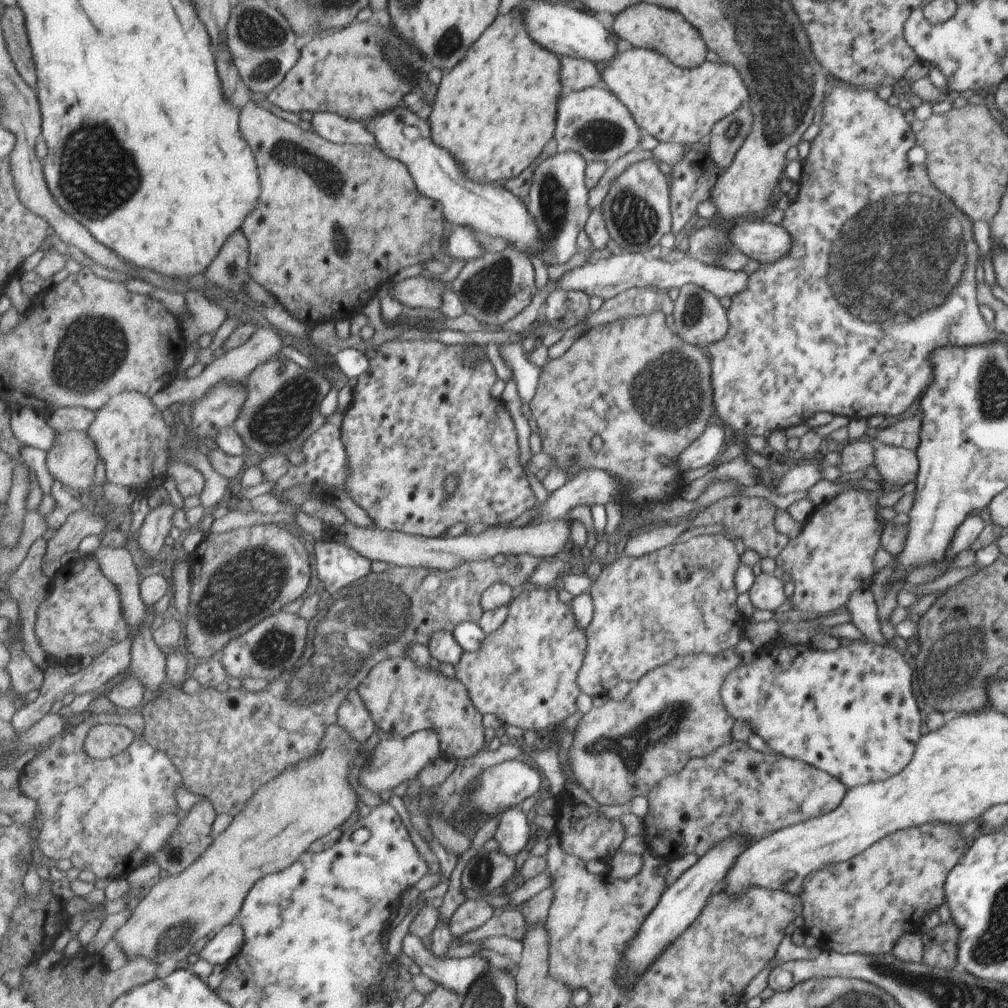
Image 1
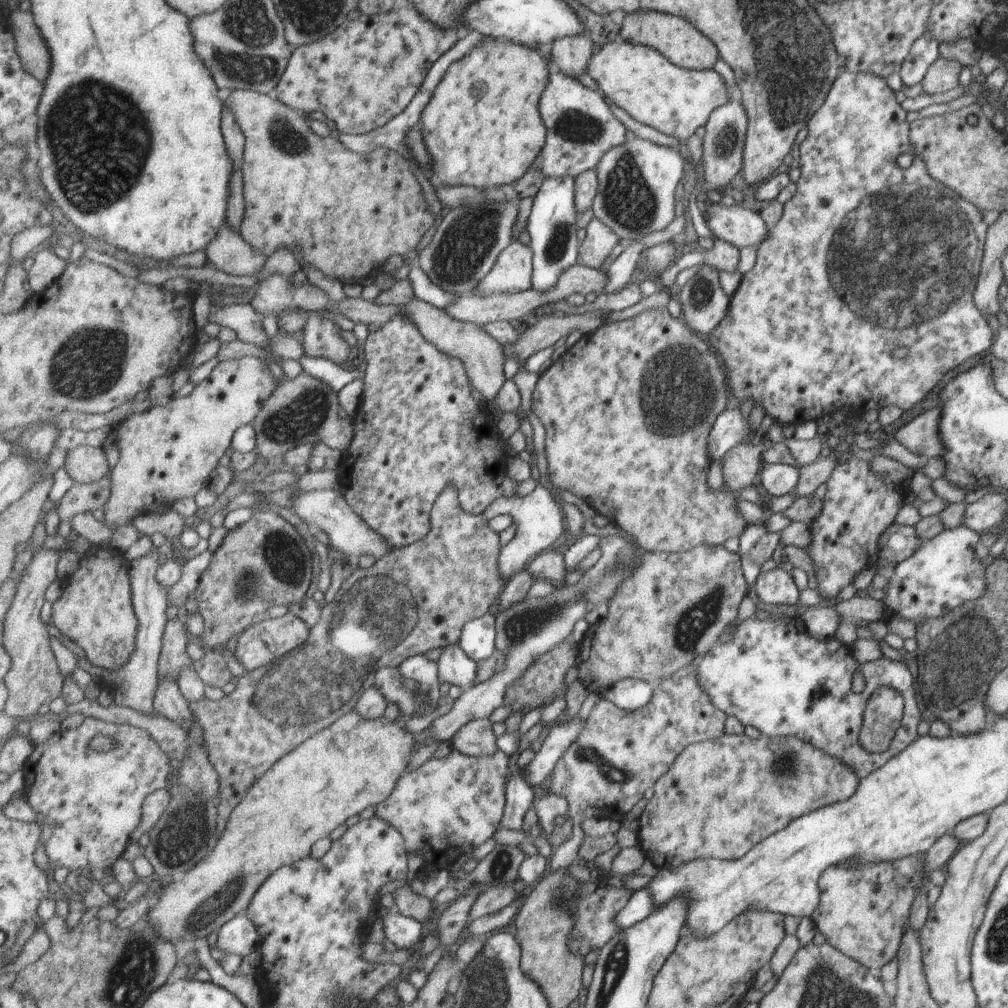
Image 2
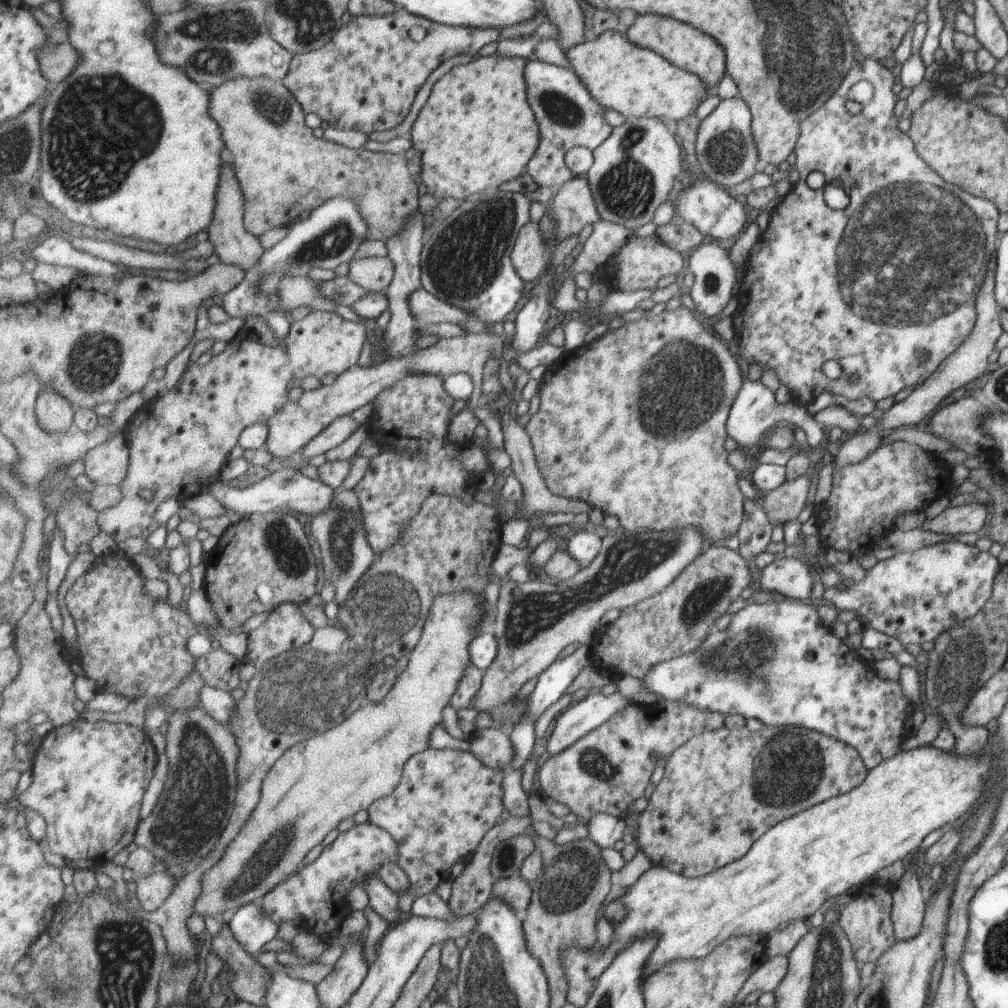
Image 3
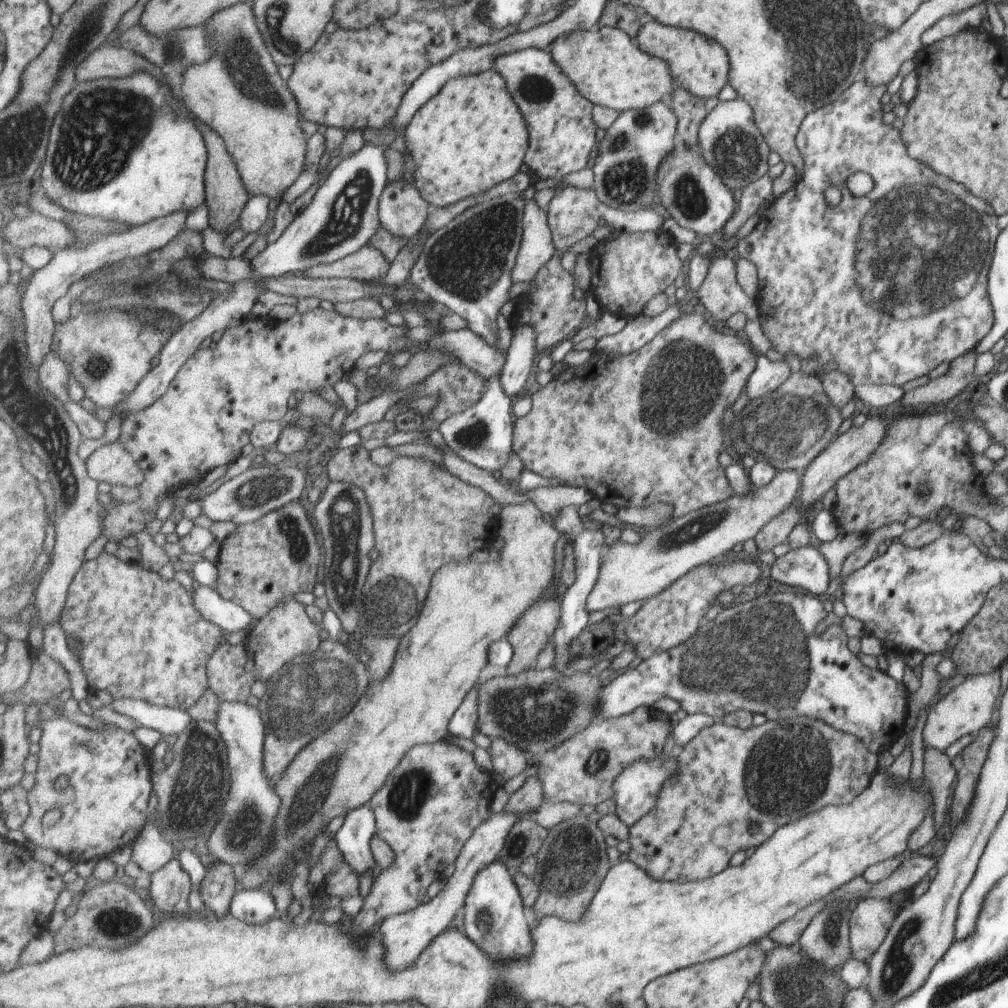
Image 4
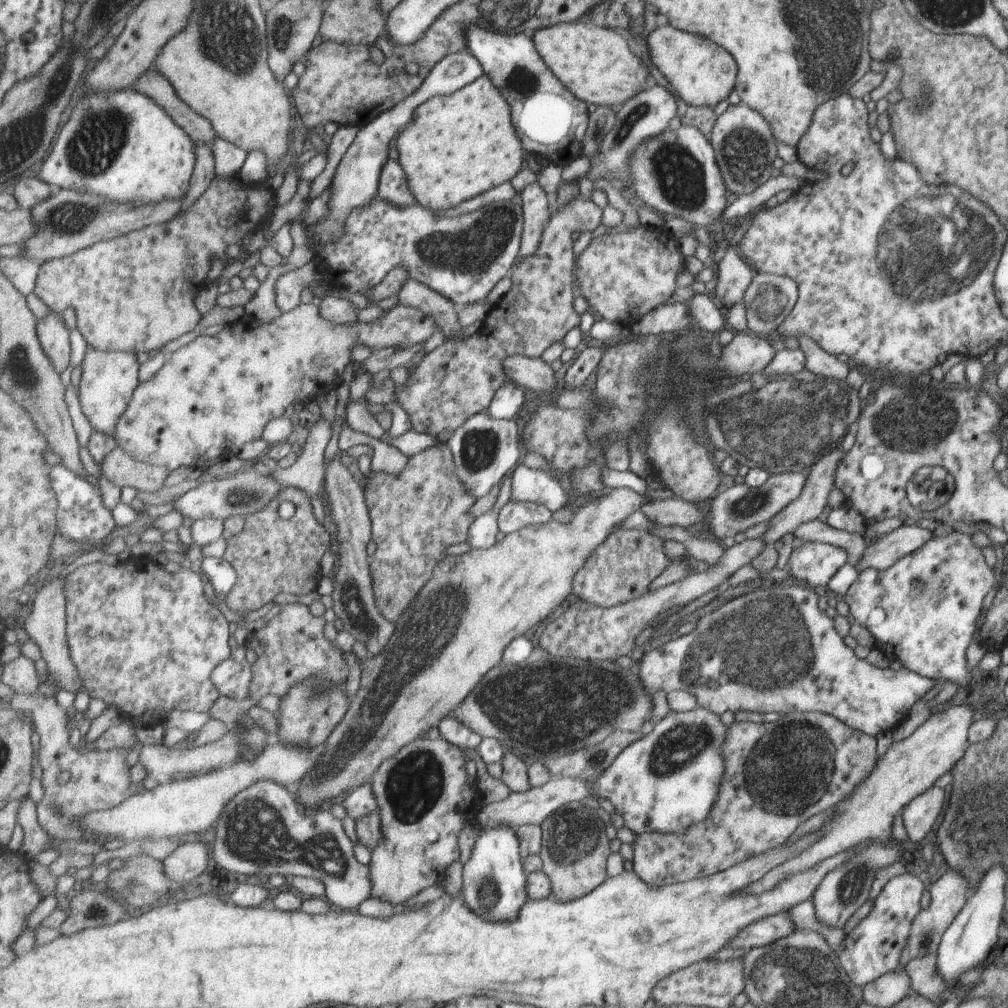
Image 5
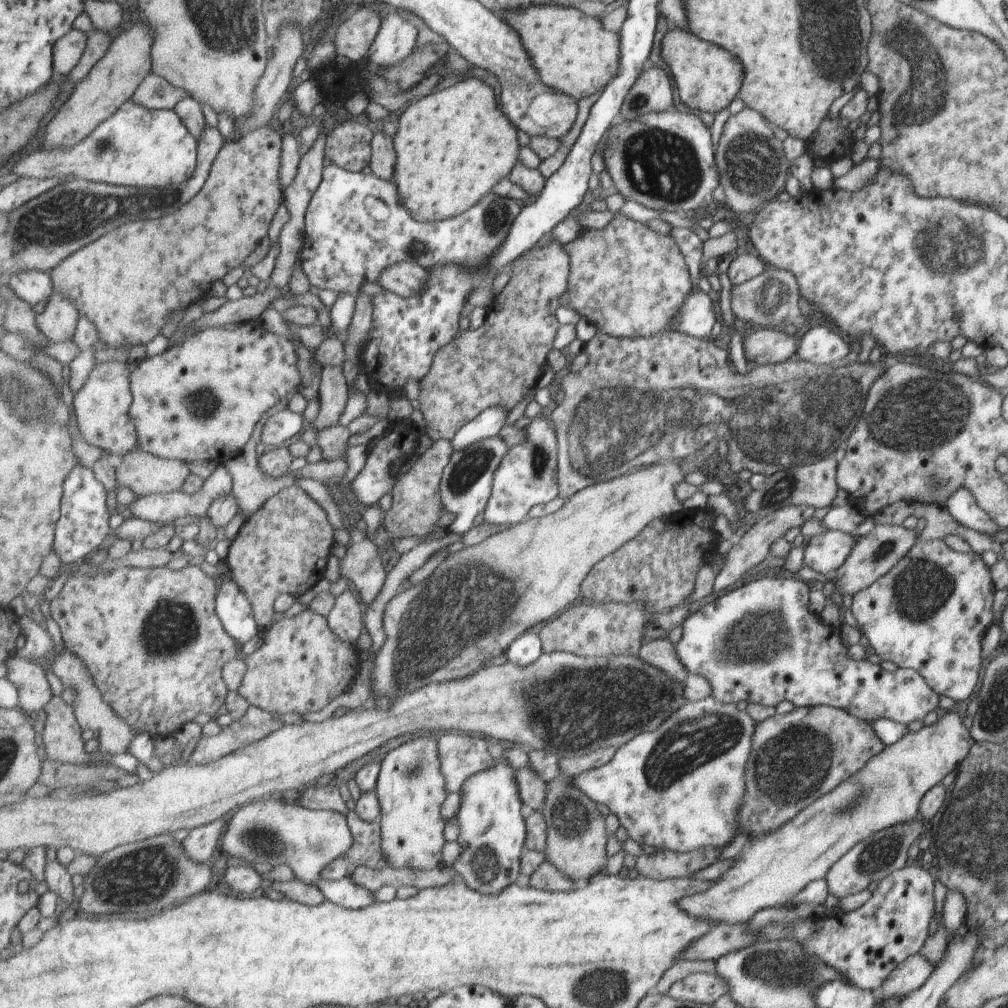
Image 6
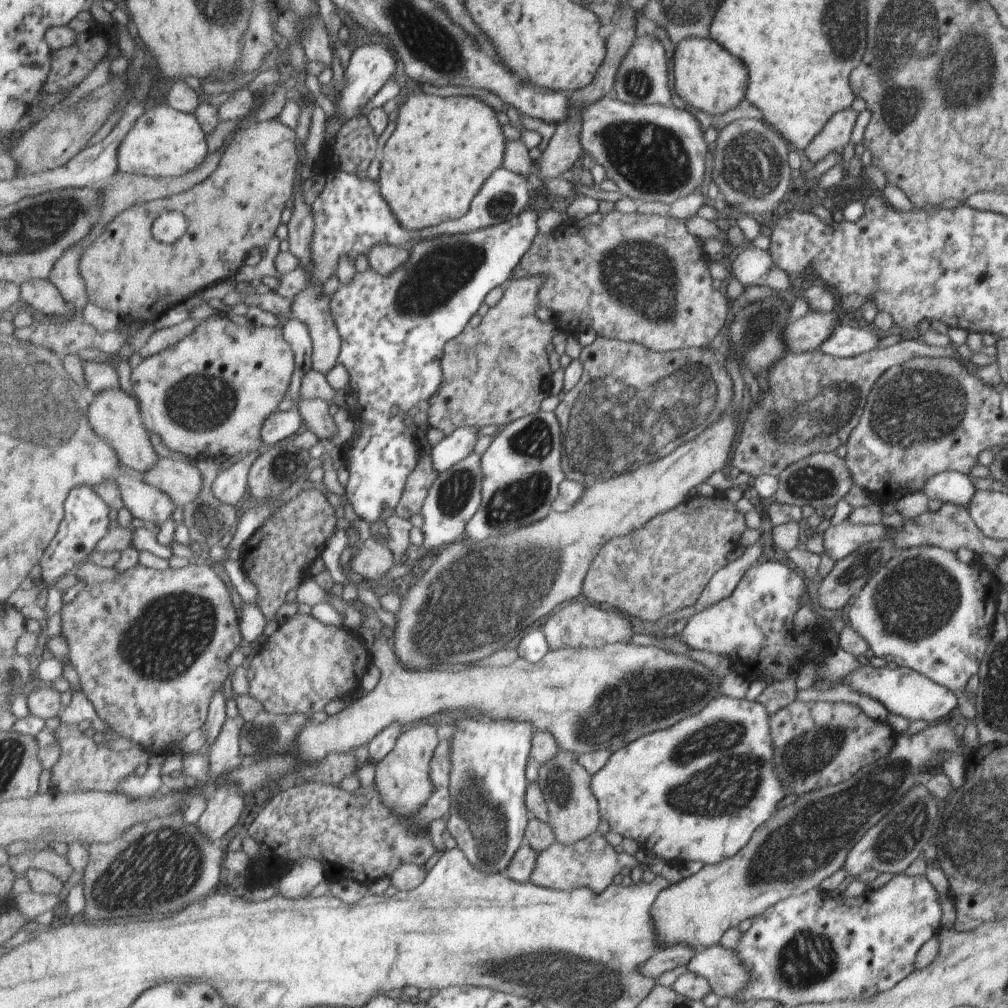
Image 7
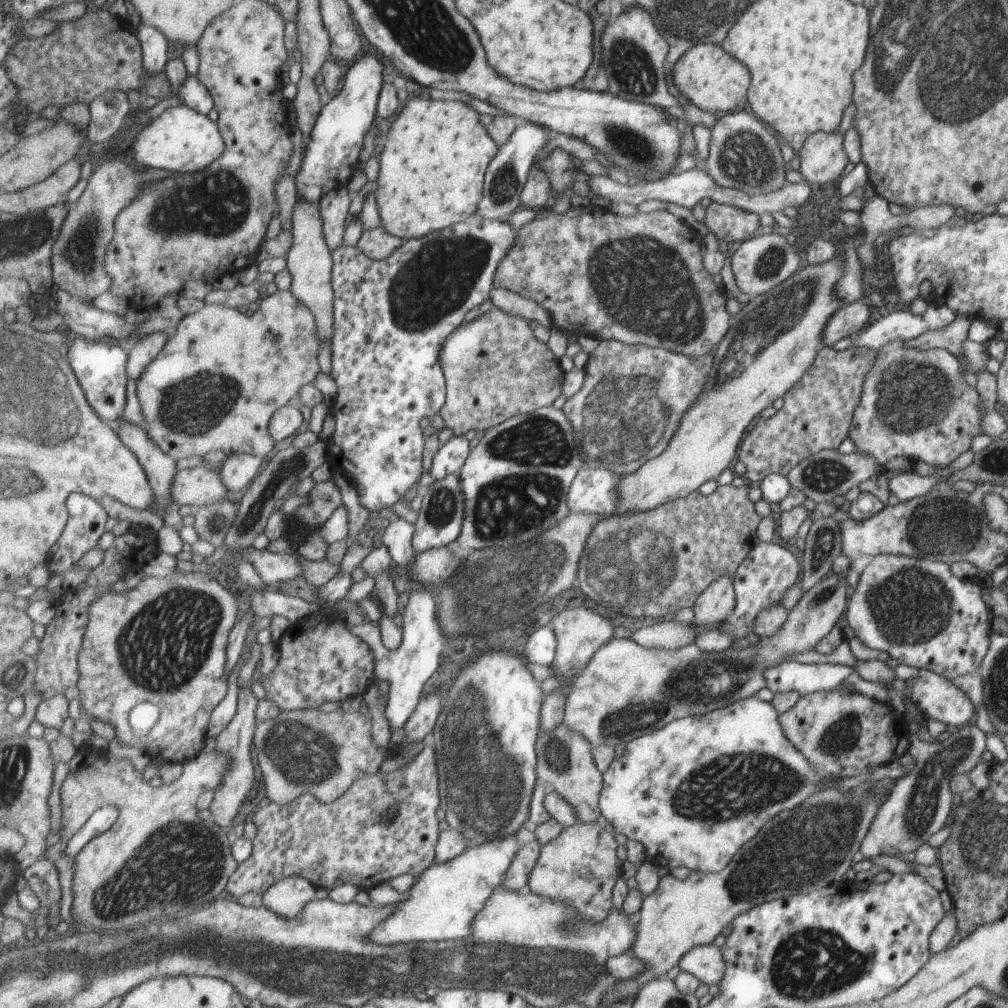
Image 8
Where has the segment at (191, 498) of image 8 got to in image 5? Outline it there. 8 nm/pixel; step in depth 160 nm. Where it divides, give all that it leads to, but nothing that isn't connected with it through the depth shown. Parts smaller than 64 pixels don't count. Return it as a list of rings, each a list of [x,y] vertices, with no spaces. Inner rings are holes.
[[[117,446],[100,464],[100,472],[115,486],[153,492],[163,487],[170,471],[161,465],[149,465],[135,460],[125,449]]]

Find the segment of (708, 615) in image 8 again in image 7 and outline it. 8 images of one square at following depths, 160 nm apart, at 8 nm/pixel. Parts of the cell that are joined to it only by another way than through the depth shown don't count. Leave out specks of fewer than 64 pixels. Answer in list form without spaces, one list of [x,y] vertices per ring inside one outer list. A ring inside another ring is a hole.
[[[755,542],[747,545],[741,556],[735,560],[731,560],[729,564],[724,564],[723,568],[715,571],[714,576],[709,582],[709,586],[702,592],[695,606],[701,610],[731,595],[734,588],[742,580],[742,576],[746,574],[746,570],[749,570],[751,566],[757,563],[757,558],[761,556],[761,552],[763,550],[760,543]]]

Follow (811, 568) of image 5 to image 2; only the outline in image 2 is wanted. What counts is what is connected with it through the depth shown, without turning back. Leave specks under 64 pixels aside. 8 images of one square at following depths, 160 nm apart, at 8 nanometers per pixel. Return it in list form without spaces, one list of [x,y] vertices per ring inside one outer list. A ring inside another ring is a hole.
[[[775,567],[758,574],[755,580],[755,594],[765,604],[798,604],[798,592],[790,572]]]

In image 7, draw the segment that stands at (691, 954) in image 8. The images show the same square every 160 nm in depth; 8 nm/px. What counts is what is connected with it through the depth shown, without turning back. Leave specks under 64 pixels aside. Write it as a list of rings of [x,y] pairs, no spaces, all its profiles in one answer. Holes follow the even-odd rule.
[[[715,944],[697,950],[687,969],[709,982],[715,996],[734,998],[750,979],[750,972],[740,963],[735,952]]]

